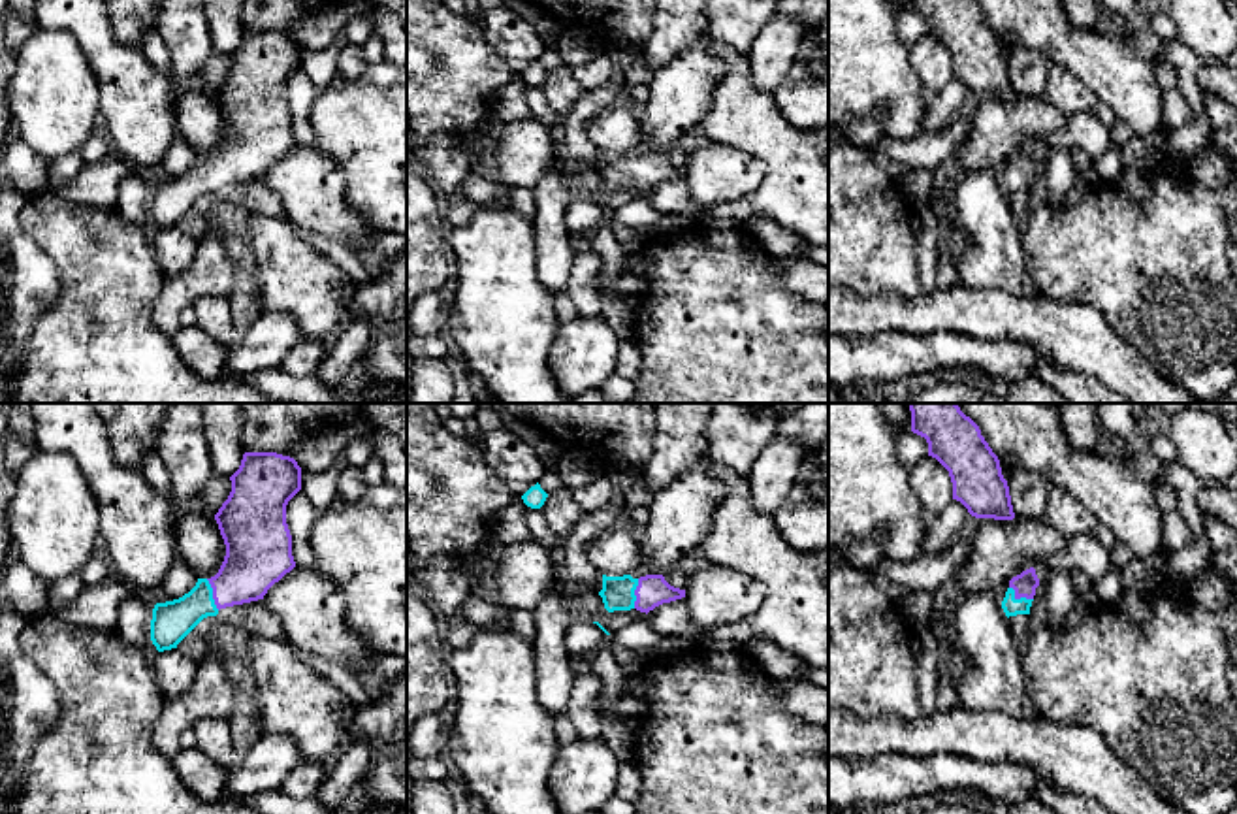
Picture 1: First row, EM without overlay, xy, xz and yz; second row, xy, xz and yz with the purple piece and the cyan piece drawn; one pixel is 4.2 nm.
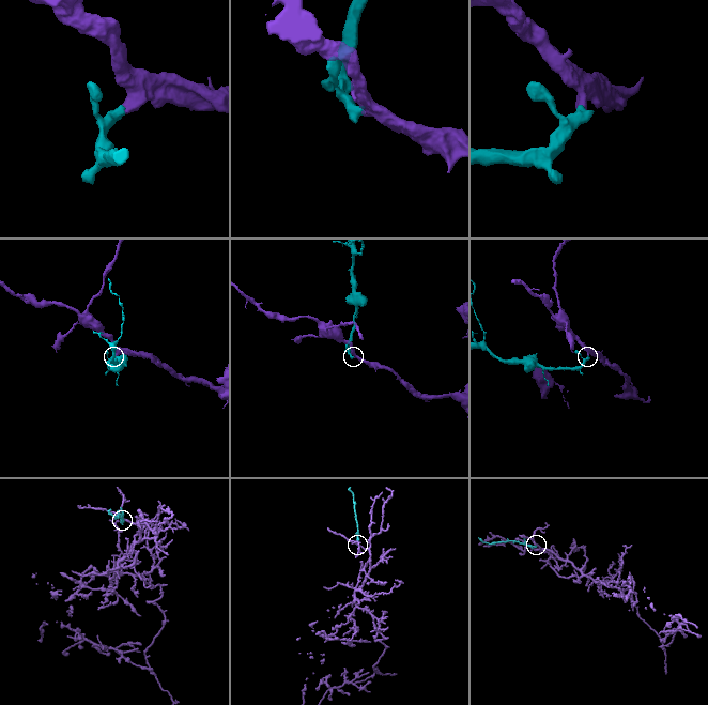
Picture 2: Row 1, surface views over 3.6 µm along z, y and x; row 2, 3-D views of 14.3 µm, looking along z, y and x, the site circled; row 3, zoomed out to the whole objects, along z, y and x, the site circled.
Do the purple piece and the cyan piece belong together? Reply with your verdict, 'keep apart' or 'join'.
join

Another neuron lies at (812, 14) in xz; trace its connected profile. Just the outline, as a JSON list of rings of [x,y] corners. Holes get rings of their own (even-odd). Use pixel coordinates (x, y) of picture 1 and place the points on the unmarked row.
[[[778,0],[776,13],[796,19],[810,34],[828,21],[828,0]]]

